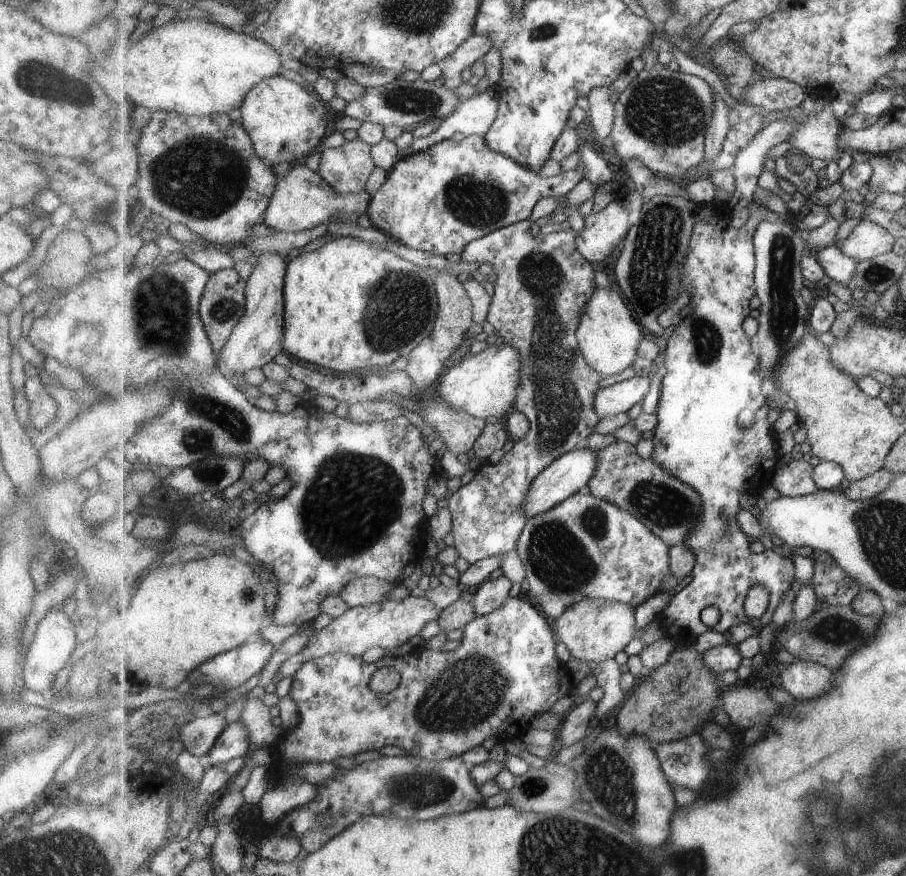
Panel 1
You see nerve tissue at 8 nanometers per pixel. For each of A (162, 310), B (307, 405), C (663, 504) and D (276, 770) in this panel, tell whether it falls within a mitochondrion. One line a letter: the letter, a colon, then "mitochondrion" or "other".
A: mitochondrion
B: other
C: mitochondrion
D: other

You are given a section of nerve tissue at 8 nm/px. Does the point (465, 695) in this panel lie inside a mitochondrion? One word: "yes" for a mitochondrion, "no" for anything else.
yes

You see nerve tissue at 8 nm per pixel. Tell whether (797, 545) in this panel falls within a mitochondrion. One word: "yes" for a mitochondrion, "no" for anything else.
no

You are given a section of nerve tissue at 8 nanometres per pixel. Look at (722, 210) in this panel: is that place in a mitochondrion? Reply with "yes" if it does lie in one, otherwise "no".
no

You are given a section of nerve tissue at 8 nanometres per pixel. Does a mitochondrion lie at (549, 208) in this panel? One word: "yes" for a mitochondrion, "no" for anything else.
no

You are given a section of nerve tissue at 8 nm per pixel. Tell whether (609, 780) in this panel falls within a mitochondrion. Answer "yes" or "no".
yes

